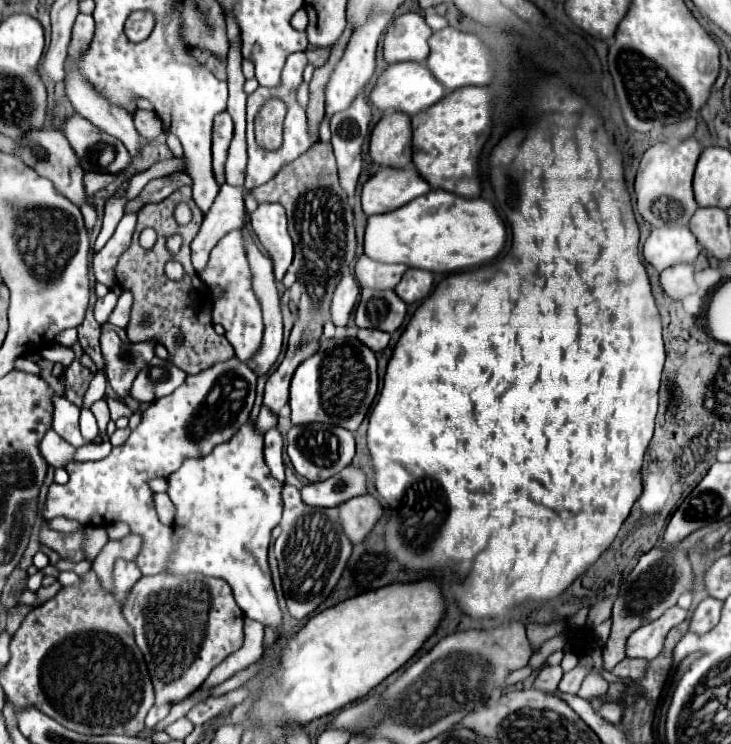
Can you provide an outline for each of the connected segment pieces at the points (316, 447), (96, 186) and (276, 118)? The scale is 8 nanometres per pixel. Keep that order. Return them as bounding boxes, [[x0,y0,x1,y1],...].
[[287,423,355,481],[83,171,115,195],[255,99,286,151]]

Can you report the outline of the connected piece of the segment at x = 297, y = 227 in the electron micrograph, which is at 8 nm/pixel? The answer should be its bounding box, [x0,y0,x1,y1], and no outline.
[249,141,355,415]

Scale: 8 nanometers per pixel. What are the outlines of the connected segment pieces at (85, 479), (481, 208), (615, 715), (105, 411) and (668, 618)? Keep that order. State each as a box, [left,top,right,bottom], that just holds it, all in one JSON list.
[[43,357,257,575],[365,189,505,273],[599,703,621,723],[90,398,110,434],[627,605,687,659]]

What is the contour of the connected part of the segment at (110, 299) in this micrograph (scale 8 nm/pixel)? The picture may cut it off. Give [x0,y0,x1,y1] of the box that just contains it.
[93,291,117,323]

